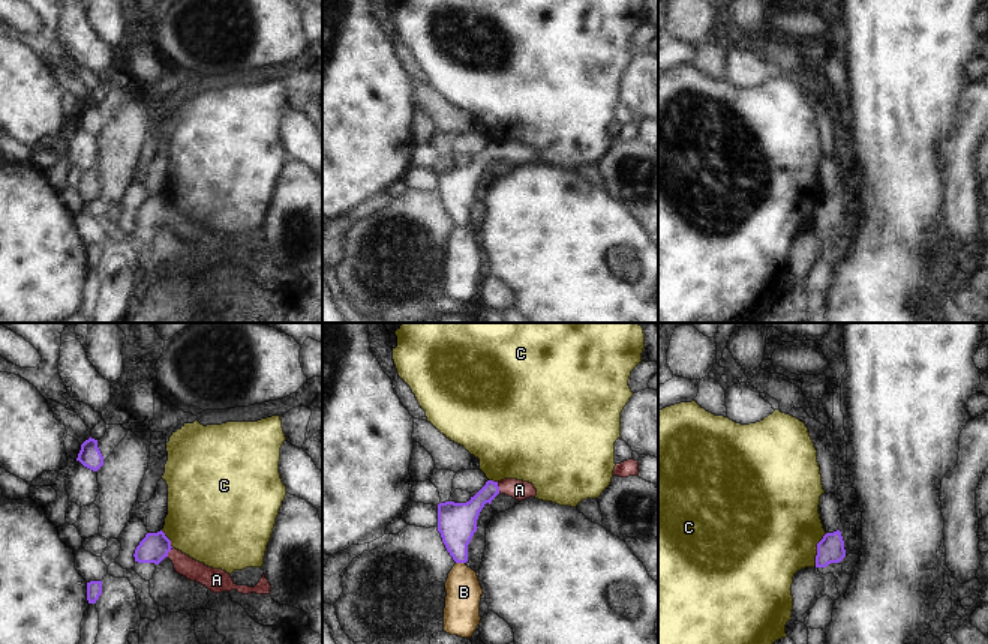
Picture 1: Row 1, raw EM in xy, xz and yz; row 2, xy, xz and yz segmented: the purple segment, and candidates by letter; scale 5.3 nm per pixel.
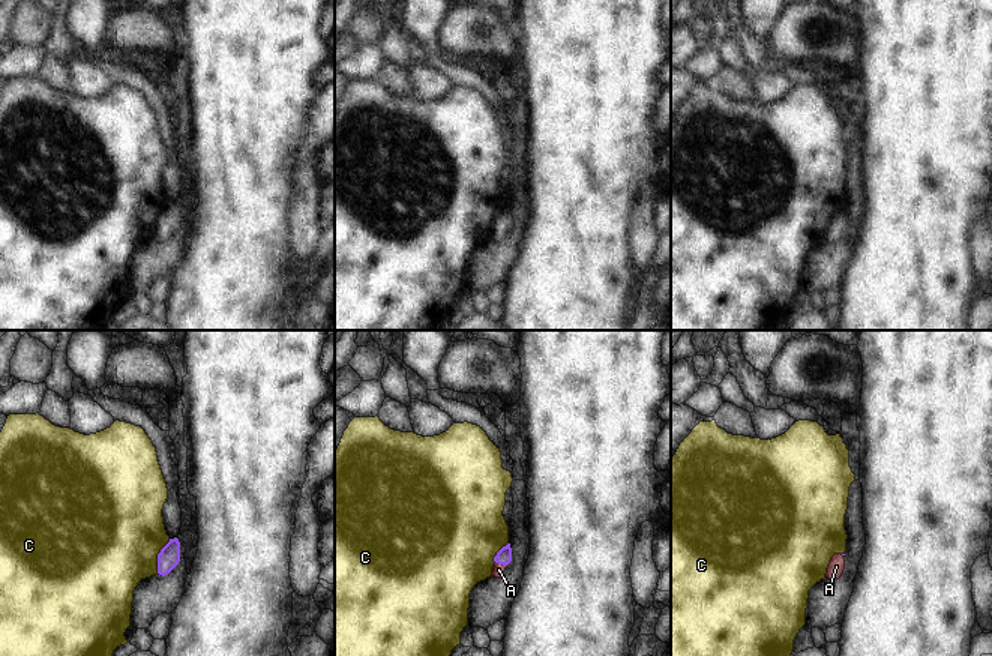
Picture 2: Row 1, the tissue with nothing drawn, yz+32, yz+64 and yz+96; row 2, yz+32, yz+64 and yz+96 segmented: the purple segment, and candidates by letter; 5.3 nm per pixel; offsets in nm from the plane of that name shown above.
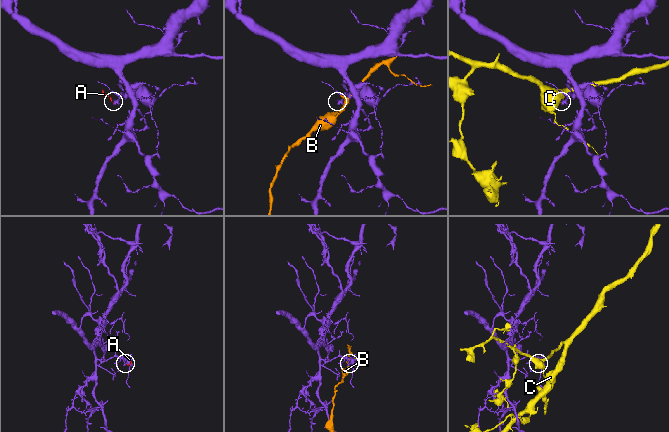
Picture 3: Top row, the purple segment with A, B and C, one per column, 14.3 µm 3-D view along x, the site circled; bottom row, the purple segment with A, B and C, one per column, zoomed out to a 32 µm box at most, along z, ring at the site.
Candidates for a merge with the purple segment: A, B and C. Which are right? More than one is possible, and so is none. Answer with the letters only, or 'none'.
A

